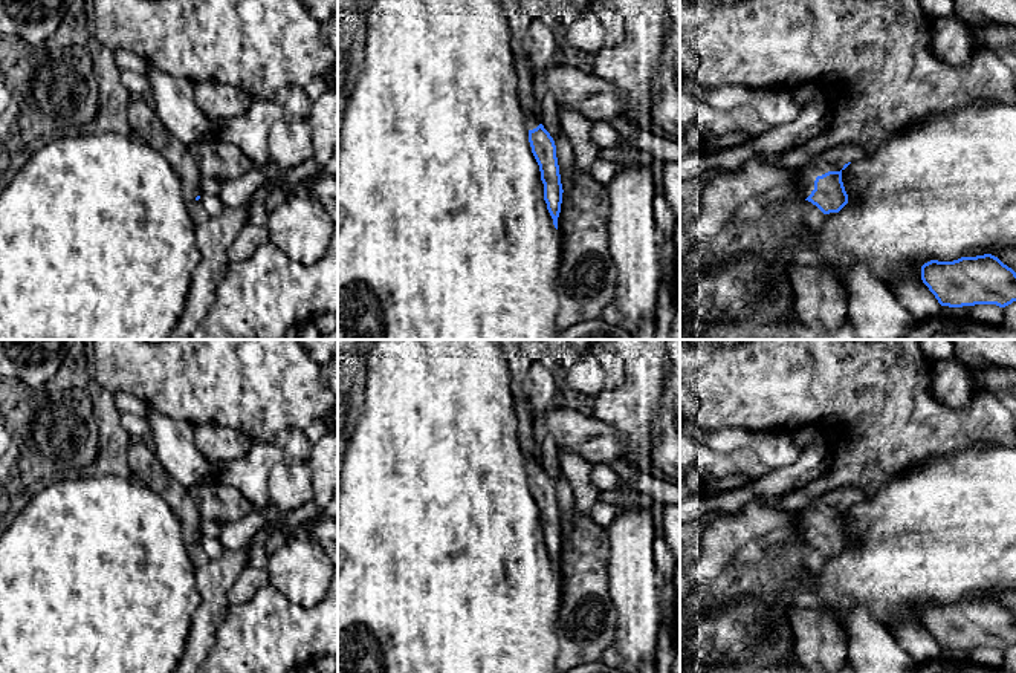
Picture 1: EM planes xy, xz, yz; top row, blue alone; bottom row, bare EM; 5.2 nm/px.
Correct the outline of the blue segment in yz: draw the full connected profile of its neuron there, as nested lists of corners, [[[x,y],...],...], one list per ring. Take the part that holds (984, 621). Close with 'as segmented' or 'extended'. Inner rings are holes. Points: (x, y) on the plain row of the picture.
[[[992,597],[930,603],[921,609],[921,623],[941,649],[1005,650],[1016,644],[1016,615]]]; as segmented

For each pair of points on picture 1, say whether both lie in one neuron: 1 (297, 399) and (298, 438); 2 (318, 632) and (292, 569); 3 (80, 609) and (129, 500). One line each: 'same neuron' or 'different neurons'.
1: different neurons
2: different neurons
3: same neuron

